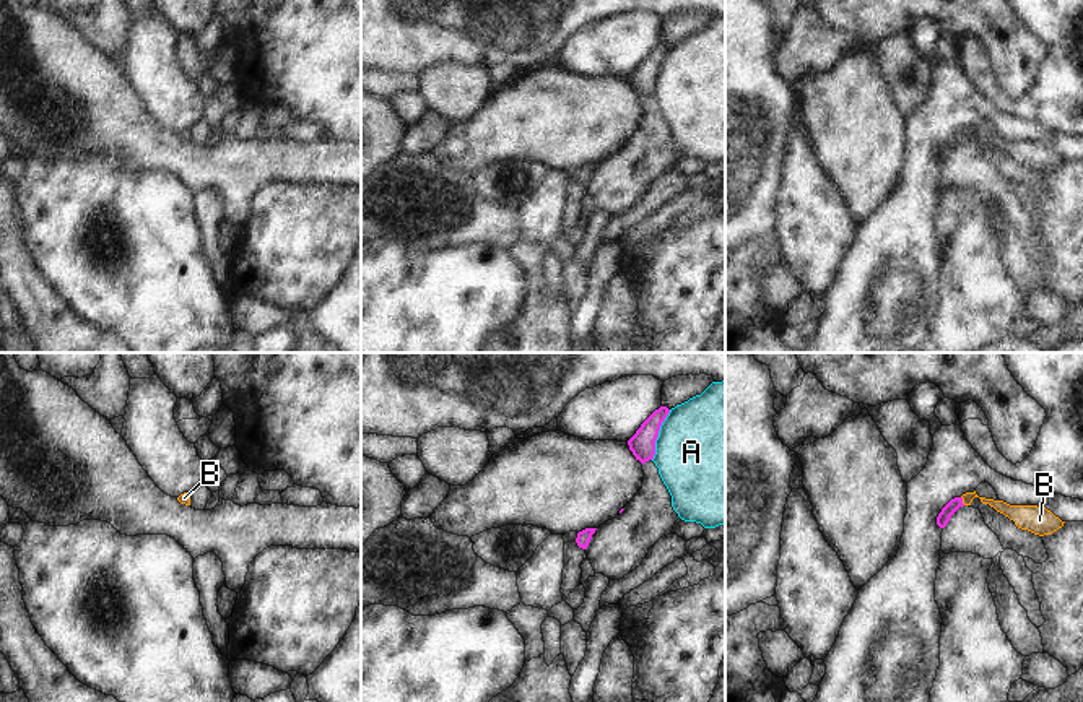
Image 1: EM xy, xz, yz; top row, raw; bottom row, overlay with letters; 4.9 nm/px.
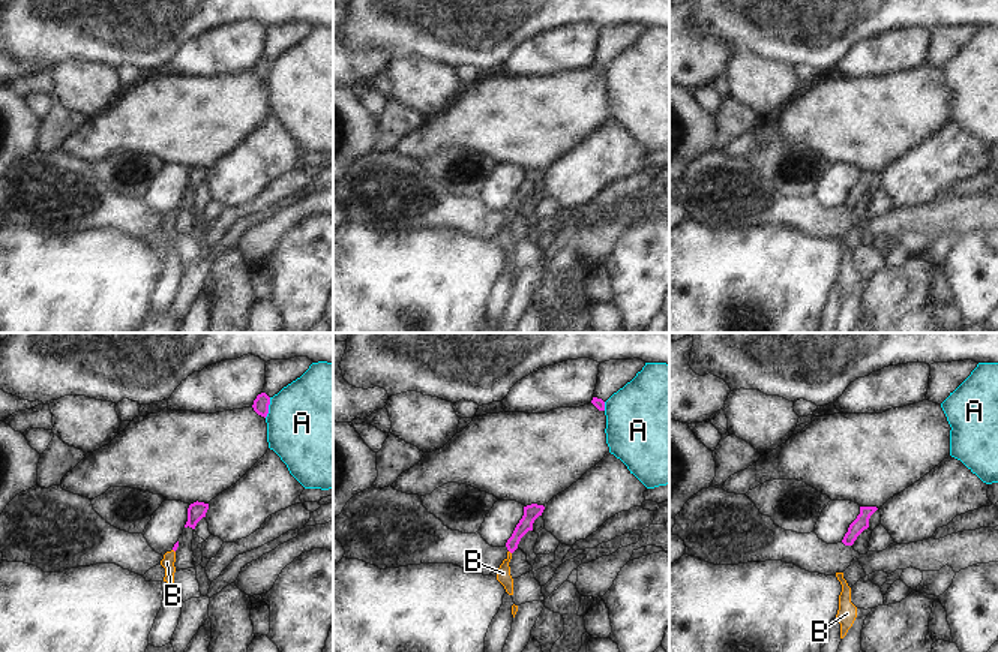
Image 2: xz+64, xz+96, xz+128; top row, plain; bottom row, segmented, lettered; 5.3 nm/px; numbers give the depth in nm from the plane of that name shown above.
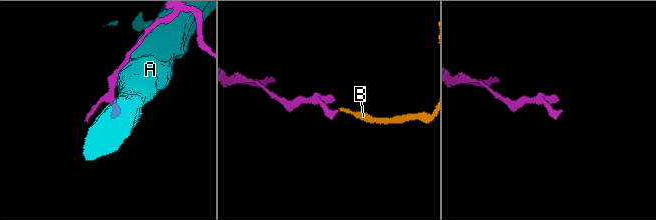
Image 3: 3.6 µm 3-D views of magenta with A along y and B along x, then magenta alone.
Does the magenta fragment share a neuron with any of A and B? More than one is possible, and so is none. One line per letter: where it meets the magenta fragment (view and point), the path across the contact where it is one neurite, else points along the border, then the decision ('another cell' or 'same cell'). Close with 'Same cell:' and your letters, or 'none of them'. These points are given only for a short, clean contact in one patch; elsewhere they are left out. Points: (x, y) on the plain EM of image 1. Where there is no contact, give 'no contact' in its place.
A: xz (657, 70) | along xz (670, 46), (661, 62), (656, 90), (651, 95) | another cell
B: yz (961, 137) | across yz (943, 153), (961, 137), (978, 132), (1009, 147) | same cell
Same cell: B

